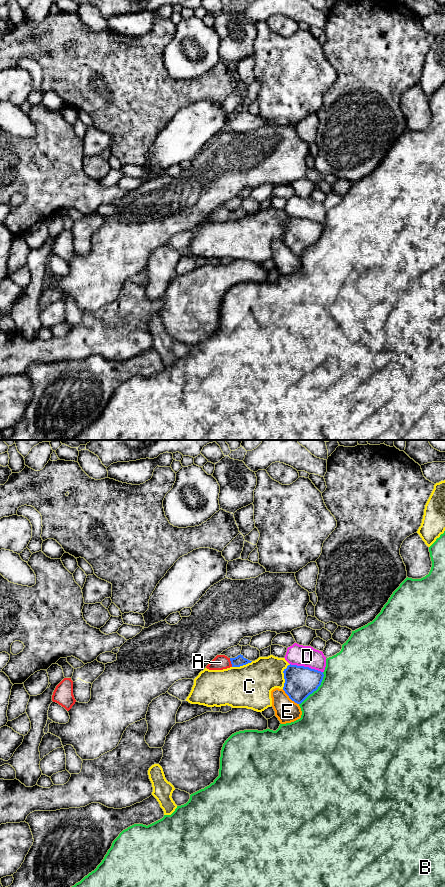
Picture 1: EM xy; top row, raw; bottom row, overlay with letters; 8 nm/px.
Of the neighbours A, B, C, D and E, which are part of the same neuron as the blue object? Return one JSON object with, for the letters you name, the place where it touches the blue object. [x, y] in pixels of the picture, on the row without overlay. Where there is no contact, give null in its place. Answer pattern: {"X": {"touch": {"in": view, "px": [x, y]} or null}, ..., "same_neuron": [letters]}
{"A": {"touch": {"in": "xy", "px": [231, 214]}}, "same_neuron": ["A"]}

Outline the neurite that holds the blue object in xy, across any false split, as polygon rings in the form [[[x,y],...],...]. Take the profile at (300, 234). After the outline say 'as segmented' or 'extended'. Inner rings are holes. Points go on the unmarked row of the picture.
[[[291,216],[284,221],[283,225],[285,231],[283,242],[297,256],[301,256],[316,243],[324,229],[321,223]]] | as segmented

